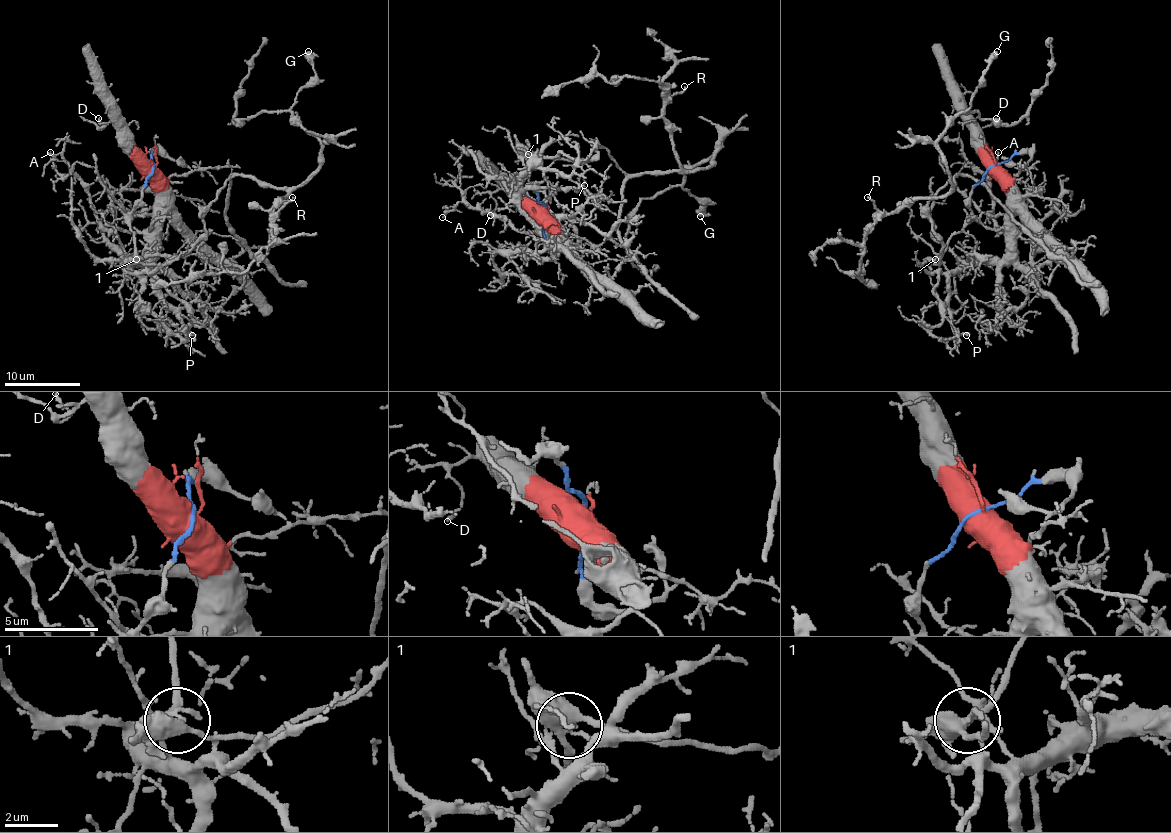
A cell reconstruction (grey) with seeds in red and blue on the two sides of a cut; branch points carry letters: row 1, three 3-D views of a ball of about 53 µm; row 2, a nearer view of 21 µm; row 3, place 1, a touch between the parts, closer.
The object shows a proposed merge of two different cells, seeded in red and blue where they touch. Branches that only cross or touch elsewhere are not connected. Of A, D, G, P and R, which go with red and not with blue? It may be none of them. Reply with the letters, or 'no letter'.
A, D, P

